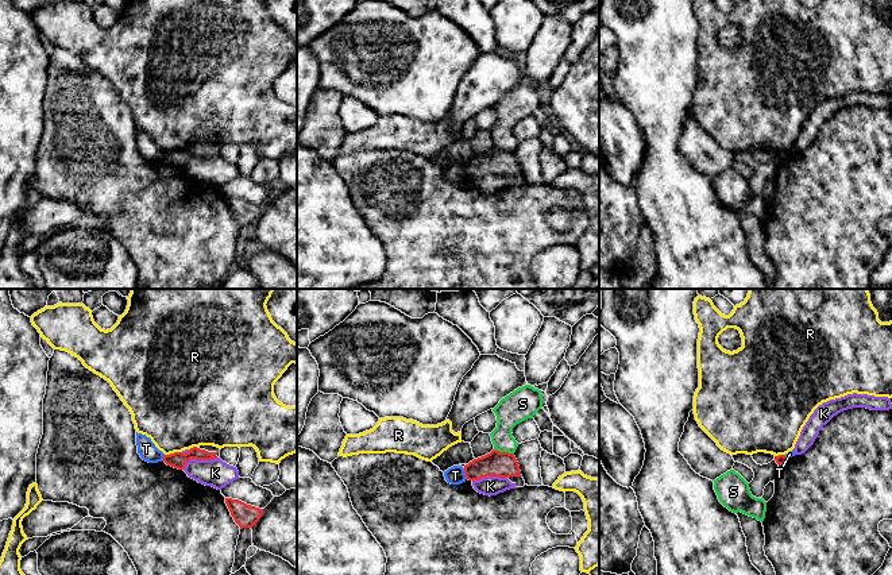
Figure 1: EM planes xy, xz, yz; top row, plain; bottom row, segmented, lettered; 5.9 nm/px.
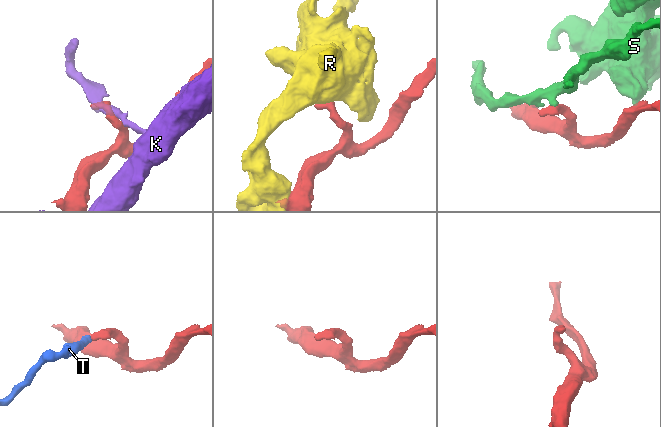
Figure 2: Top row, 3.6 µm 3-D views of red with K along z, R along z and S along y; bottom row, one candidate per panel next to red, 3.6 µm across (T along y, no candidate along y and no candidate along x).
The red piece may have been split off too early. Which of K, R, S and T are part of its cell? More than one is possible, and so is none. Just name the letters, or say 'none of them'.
none of them

